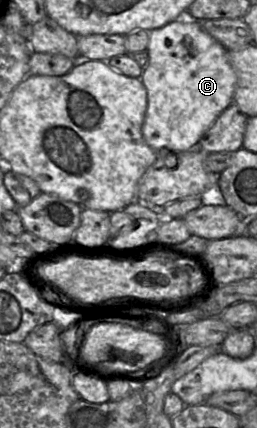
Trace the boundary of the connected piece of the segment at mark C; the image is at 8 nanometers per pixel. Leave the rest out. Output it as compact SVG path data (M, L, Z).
M176 19L149 32L149 62L141 81L147 90L147 110L142 127L145 142L154 150L190 151L197 145L216 118L233 103L237 76L228 58L228 50L207 33L199 21Z

